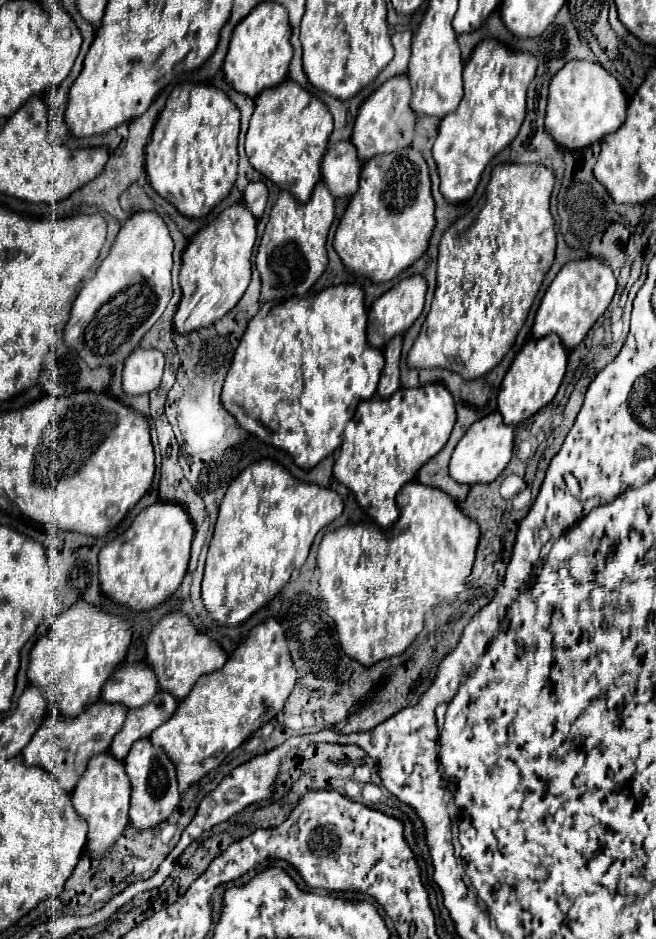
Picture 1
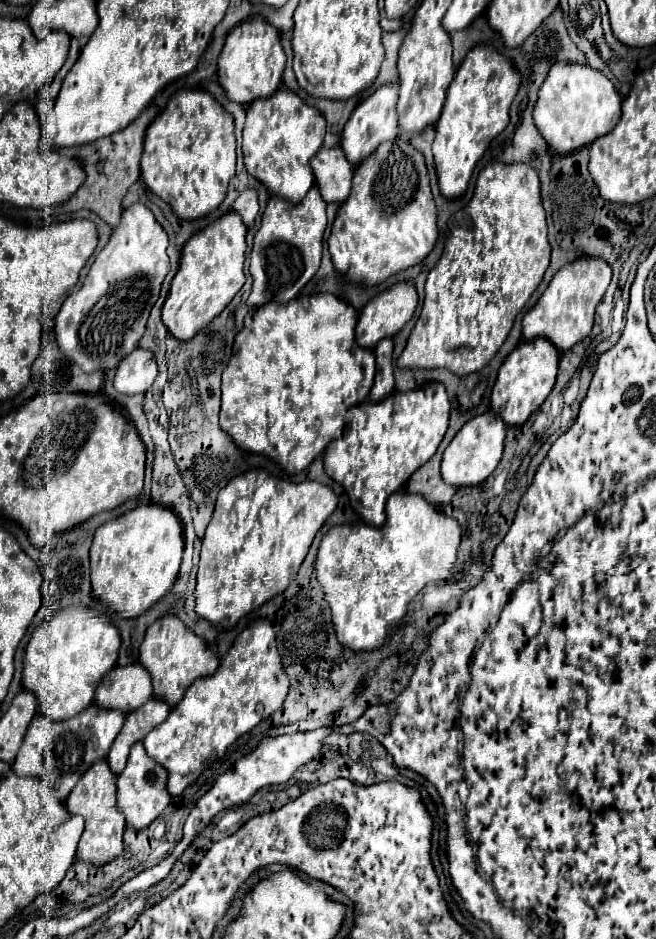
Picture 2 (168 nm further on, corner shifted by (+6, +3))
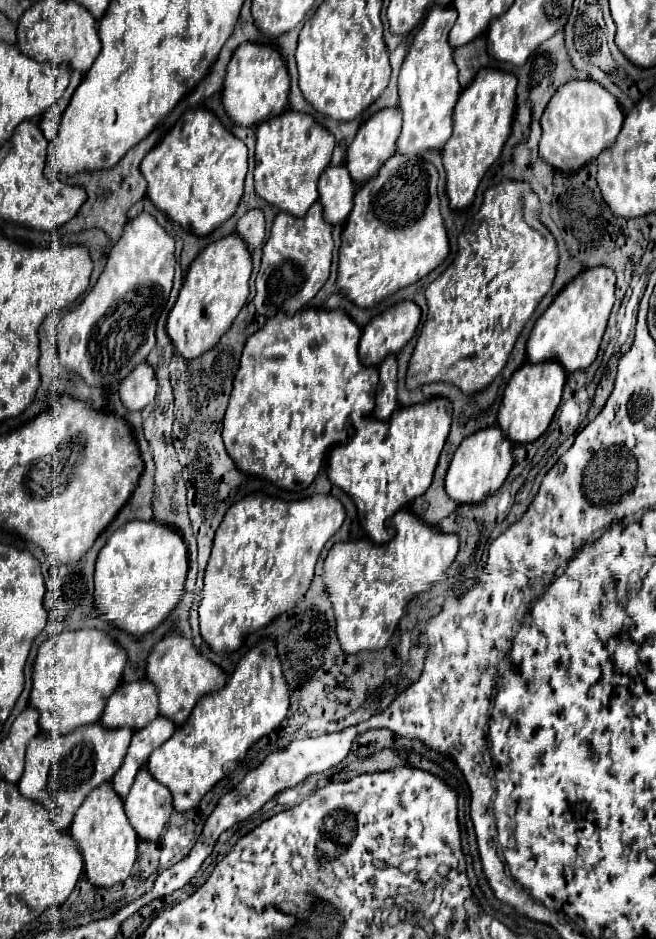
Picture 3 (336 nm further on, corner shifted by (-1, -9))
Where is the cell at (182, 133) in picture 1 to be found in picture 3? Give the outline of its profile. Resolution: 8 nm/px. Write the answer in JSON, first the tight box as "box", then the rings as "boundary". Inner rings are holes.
{"box":[141,108,247,236],"boundary":[[[191,108],[177,120],[171,132],[143,158],[141,172],[147,180],[147,196],[161,212],[169,214],[183,228],[191,230],[191,234],[207,236],[225,220],[229,220],[237,210],[247,174],[247,146],[229,130],[225,130],[221,120],[213,112],[205,108]]]}

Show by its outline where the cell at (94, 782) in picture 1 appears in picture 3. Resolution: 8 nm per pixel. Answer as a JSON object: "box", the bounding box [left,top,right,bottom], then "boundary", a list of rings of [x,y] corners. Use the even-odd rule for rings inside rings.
{"box":[69,782,139,888],"boundary":[[[103,782],[99,790],[91,790],[87,802],[83,802],[83,806],[79,806],[79,810],[75,812],[75,822],[71,824],[69,832],[83,850],[85,876],[93,886],[107,888],[129,878],[135,864],[139,838],[123,812],[123,798],[115,794],[109,782]]]}

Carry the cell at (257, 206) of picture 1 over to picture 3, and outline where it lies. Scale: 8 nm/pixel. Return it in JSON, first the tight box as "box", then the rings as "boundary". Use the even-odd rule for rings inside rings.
{"box":[237,208,265,248],"boundary":[[[259,208],[249,210],[237,222],[237,234],[249,244],[249,248],[257,248],[265,240],[265,216]]]}

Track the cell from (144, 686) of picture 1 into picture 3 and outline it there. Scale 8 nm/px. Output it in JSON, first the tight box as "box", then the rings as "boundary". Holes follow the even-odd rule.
{"box":[101,680,159,730],"boundary":[[[147,680],[123,682],[107,700],[101,724],[107,728],[139,730],[159,716],[159,702],[155,686]]]}

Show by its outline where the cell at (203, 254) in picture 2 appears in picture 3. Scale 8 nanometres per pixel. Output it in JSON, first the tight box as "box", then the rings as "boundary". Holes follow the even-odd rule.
{"box":[167,234,251,360],"boundary":[[[229,234],[197,254],[189,266],[179,298],[167,318],[167,334],[177,354],[191,360],[211,350],[219,342],[219,338],[231,328],[235,316],[247,302],[249,276],[251,252],[239,234]]]}

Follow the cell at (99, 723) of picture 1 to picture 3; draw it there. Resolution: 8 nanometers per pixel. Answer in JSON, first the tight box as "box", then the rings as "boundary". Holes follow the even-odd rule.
{"box":[17,724,131,830],"boundary":[[[103,724],[79,726],[79,730],[73,730],[65,736],[39,732],[27,746],[25,772],[17,782],[19,792],[25,798],[41,802],[49,810],[51,822],[59,830],[67,830],[75,810],[81,806],[85,796],[99,784],[111,780],[119,770],[131,736],[131,728],[105,728]]]}

